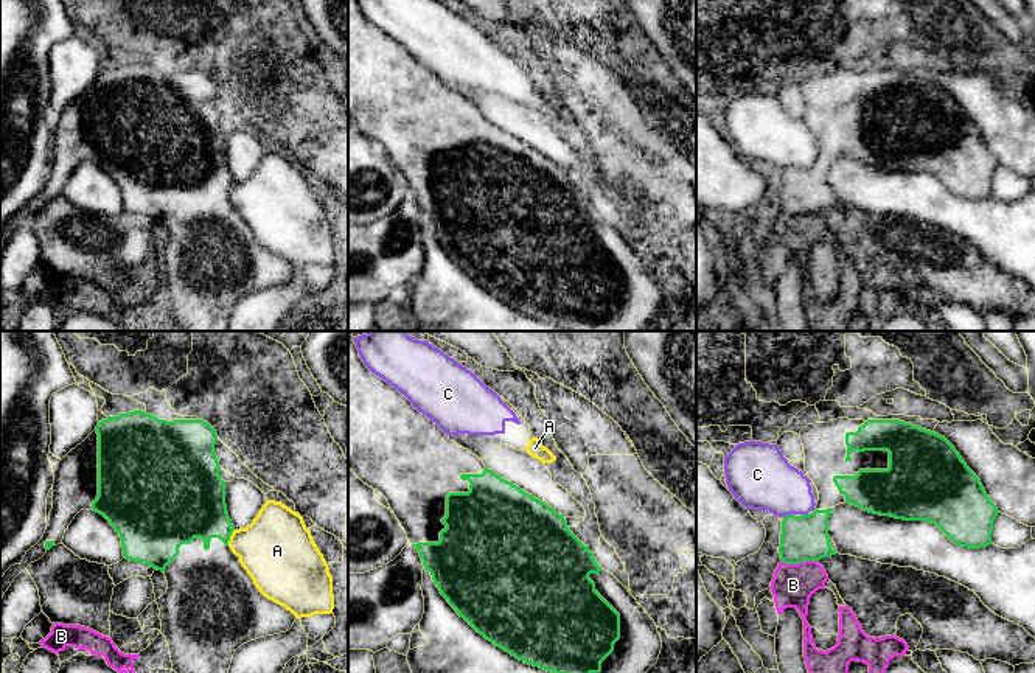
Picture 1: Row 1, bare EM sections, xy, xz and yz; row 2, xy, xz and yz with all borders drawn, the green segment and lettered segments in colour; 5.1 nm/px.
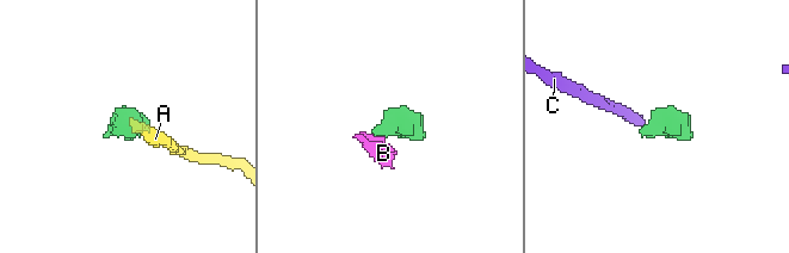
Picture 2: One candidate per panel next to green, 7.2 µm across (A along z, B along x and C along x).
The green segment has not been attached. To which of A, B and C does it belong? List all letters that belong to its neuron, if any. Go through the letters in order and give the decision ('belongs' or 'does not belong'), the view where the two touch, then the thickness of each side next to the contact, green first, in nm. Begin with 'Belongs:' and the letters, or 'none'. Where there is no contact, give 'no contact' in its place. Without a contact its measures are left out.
Belongs: none
A: does not belong; meets green in xy; 340 nm thick on the green side, 380 nm on the other
B: does not belong; meets green in yz; 240 nm thick on the green side, 220 nm on the other
C: does not belong; meets green in yz; 240 nm thick on the green side, 320 nm on the other

